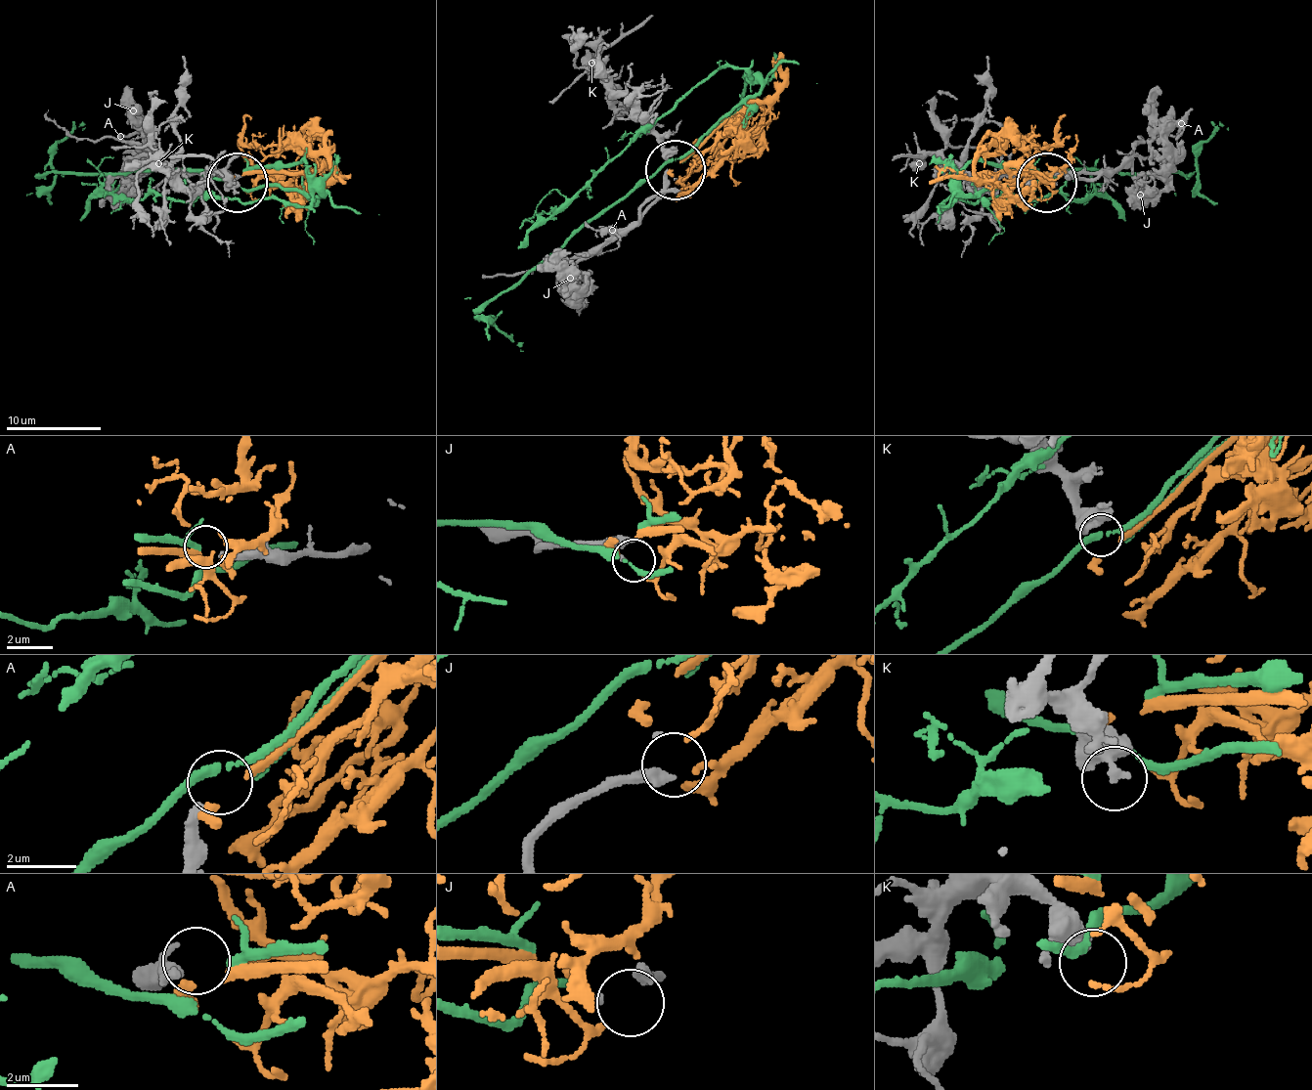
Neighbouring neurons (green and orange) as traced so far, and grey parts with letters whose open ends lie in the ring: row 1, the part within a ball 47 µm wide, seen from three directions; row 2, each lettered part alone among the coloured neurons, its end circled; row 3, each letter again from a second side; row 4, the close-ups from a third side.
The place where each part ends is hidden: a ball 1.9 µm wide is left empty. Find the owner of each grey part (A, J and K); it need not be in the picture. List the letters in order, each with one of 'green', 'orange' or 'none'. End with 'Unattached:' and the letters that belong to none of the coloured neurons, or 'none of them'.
A: green
J: orange
K: none
Unattached: K

